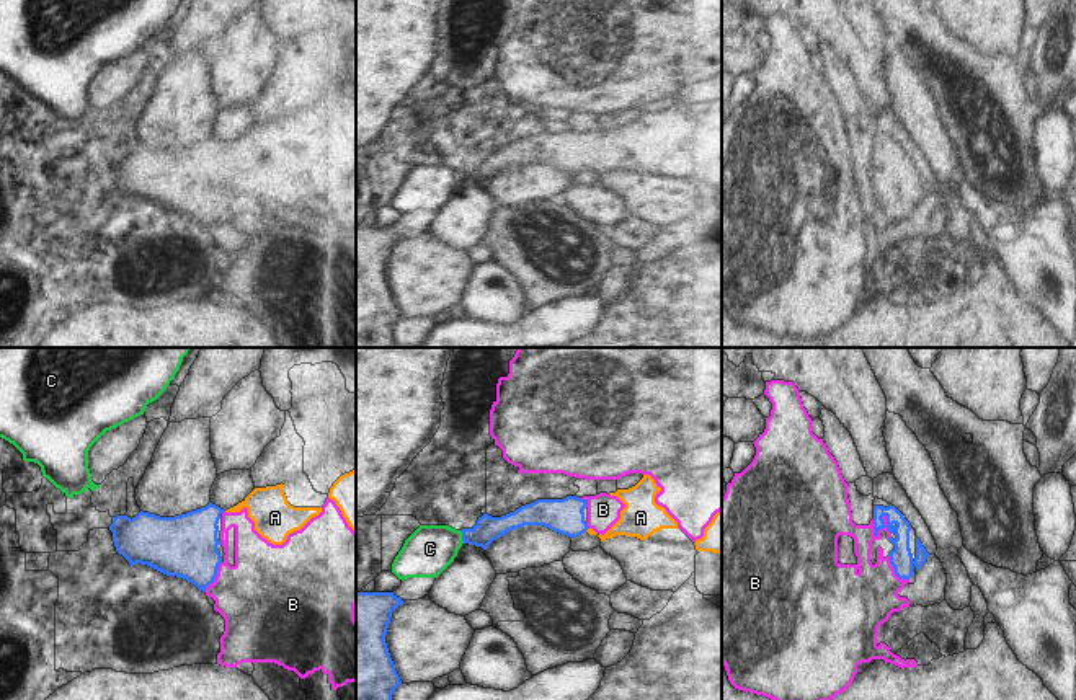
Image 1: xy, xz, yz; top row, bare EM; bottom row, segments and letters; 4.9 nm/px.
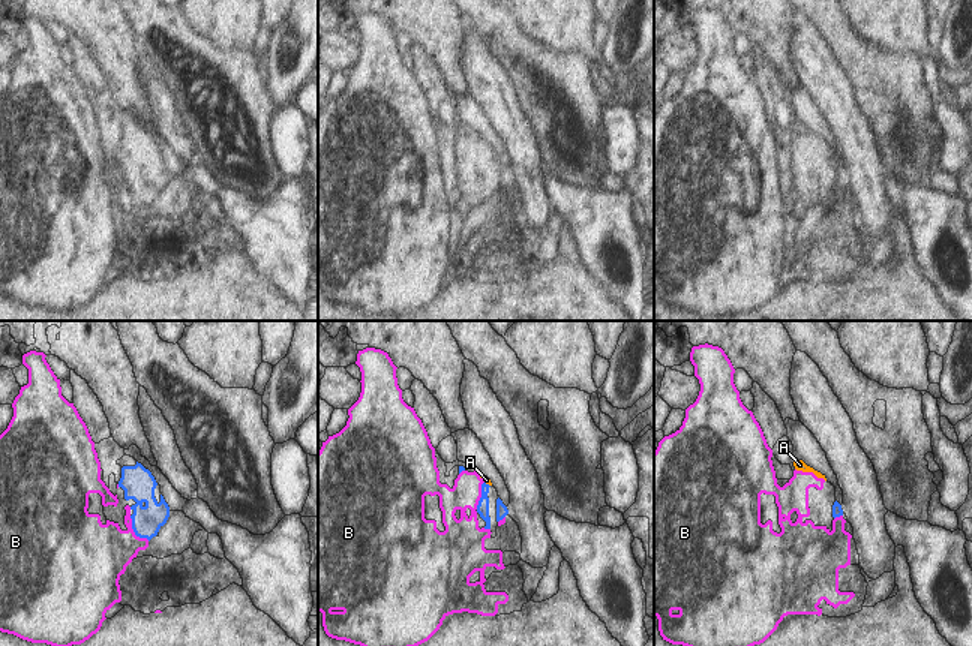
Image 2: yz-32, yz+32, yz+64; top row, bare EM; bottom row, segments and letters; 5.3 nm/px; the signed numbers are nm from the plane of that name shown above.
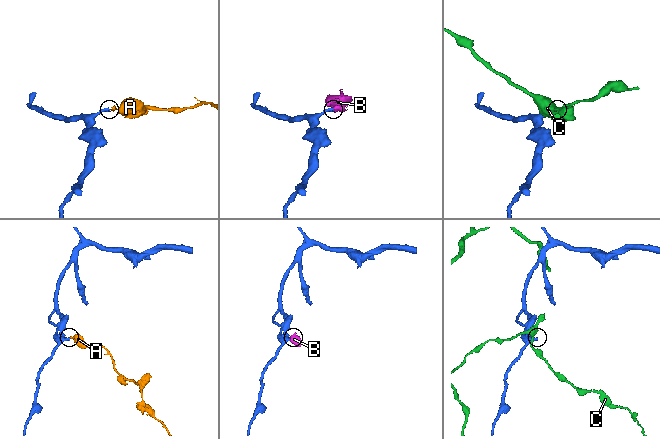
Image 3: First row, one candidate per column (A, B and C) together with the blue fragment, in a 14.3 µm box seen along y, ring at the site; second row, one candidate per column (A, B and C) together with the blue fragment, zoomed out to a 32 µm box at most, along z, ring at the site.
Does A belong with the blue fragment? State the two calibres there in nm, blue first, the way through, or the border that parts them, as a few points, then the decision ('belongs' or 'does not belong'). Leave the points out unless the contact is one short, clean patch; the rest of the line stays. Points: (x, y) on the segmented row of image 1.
180 nm thick on the blue side, 160 nm on the other; runs through xz (565, 516), (575, 526), (586, 529), (606, 536), (635, 519); belongs

